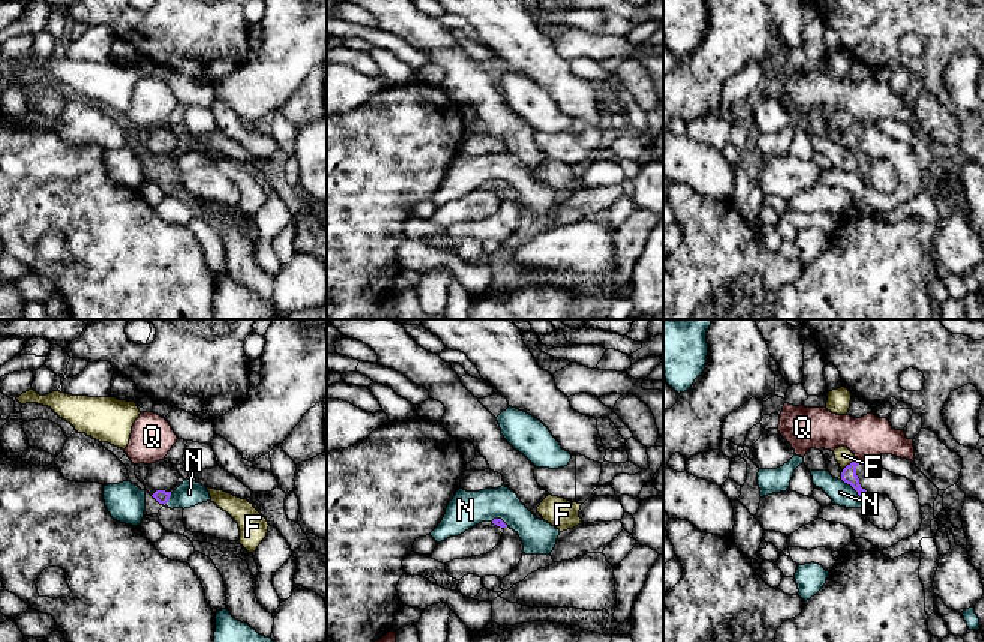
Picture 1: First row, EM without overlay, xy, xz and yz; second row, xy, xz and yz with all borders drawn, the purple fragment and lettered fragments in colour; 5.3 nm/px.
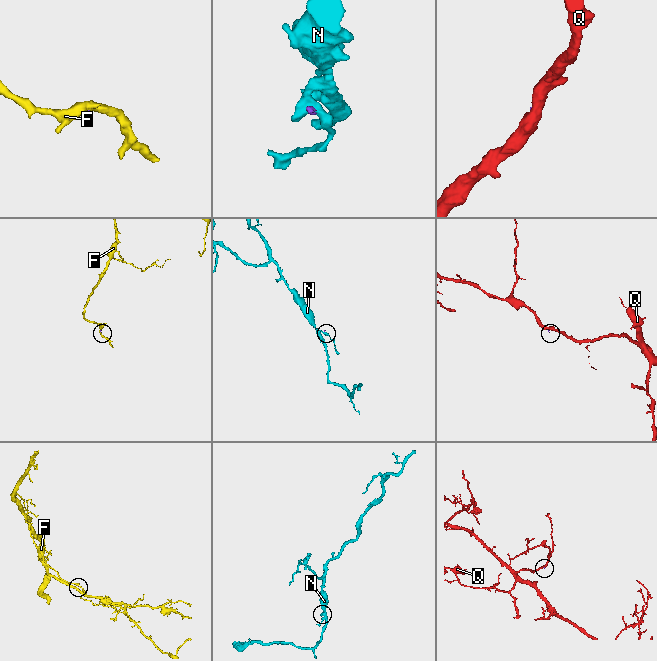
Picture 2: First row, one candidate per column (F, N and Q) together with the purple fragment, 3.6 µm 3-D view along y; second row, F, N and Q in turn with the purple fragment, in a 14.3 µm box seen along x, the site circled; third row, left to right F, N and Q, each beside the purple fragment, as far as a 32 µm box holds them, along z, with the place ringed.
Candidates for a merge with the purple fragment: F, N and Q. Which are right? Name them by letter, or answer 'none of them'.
none of them

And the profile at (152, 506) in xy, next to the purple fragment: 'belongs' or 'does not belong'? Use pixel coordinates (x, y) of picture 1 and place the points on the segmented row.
does not belong

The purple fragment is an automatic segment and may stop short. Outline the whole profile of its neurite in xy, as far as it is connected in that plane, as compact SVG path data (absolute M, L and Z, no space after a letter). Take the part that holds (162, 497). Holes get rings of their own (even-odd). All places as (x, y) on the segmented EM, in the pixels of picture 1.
M165 460L148 465L148 474L144 480L146 490L159 502L166 504L171 494L183 484L184 478L177 466Z

